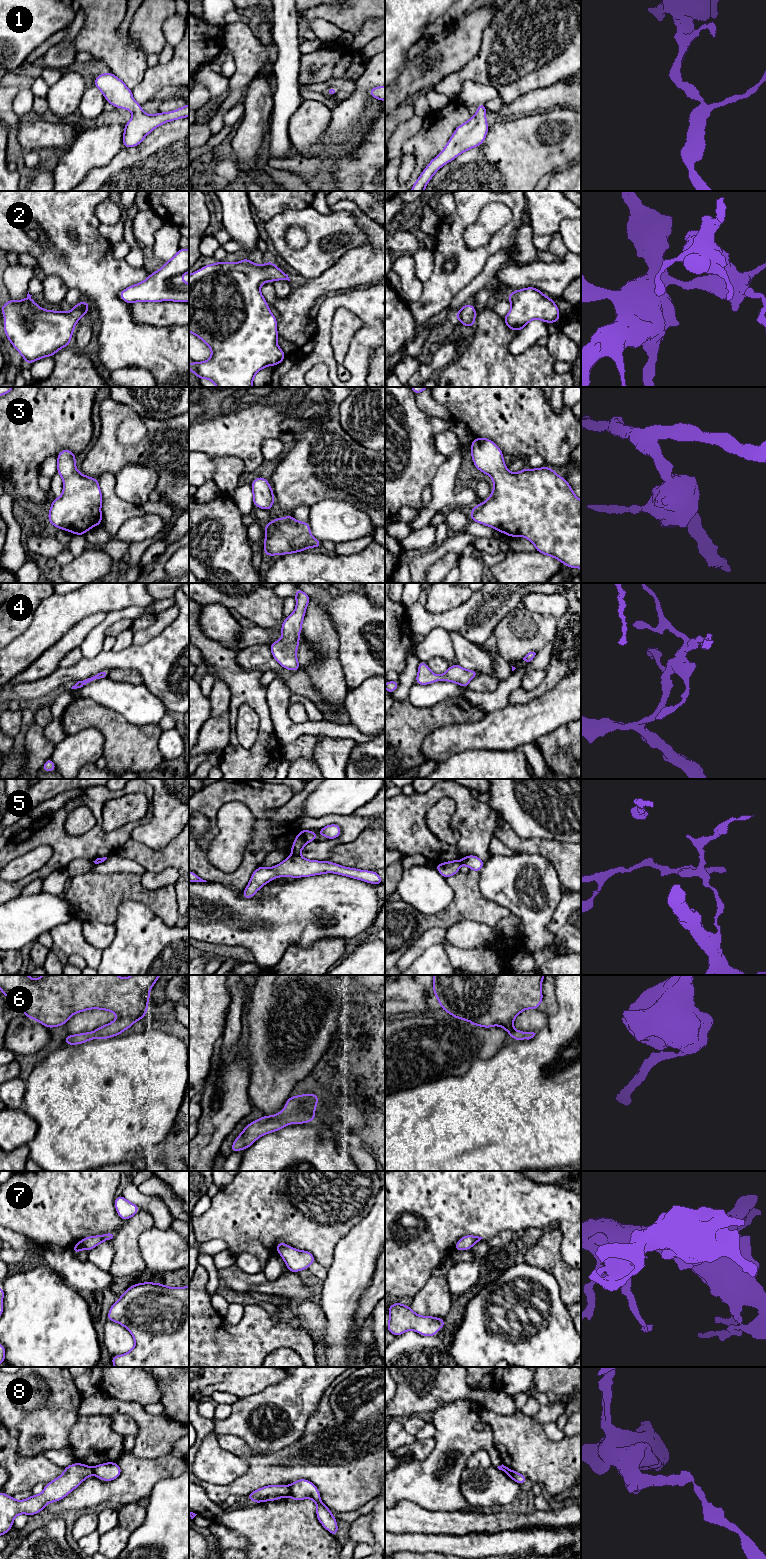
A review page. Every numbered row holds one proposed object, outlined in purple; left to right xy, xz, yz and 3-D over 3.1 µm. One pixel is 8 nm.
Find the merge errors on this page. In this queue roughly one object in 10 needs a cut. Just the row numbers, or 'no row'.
5, 8

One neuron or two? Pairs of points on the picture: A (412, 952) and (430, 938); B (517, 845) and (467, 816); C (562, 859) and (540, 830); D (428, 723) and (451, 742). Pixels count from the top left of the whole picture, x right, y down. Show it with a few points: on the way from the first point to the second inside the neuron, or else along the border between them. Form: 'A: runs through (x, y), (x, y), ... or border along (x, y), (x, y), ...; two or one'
A: runs through (416, 950), (426, 940); one
B: border along (497, 814), (498, 827), (493, 837); two
C: border along (523, 839), (552, 839), (570, 842); two
D: border along (459, 724), (435, 729), (420, 747); two

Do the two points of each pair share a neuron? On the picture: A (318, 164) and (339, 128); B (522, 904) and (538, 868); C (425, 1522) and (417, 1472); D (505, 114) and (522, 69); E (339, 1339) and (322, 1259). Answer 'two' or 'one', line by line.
A: one
B: one
C: two
D: two
E: two

